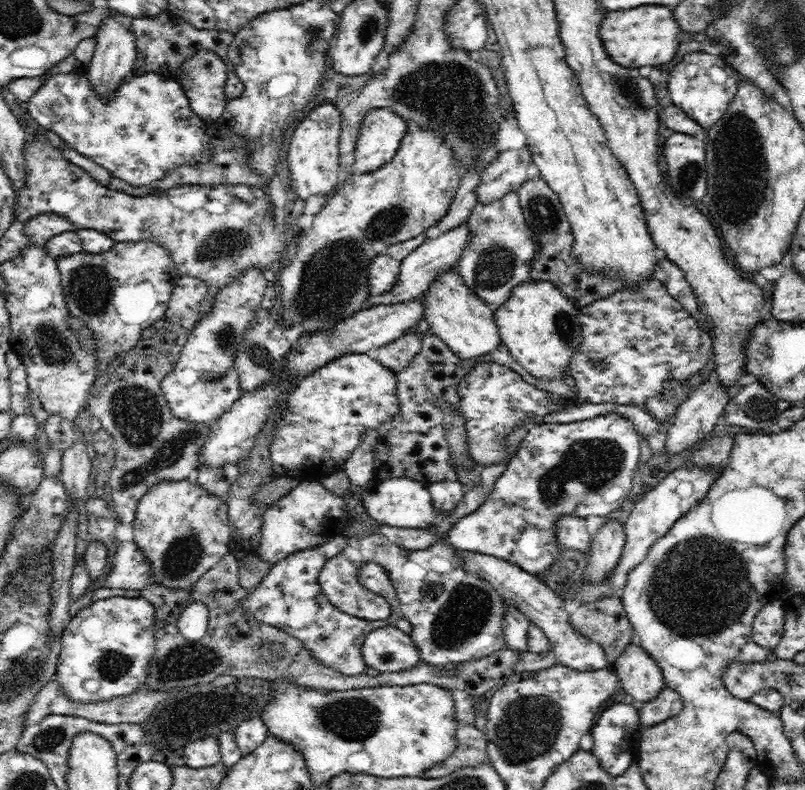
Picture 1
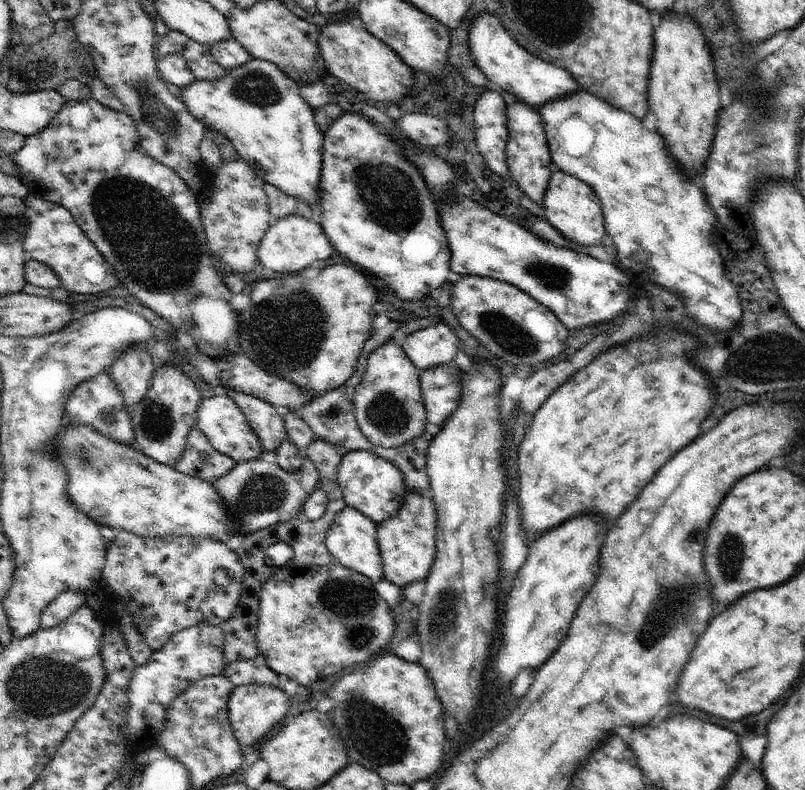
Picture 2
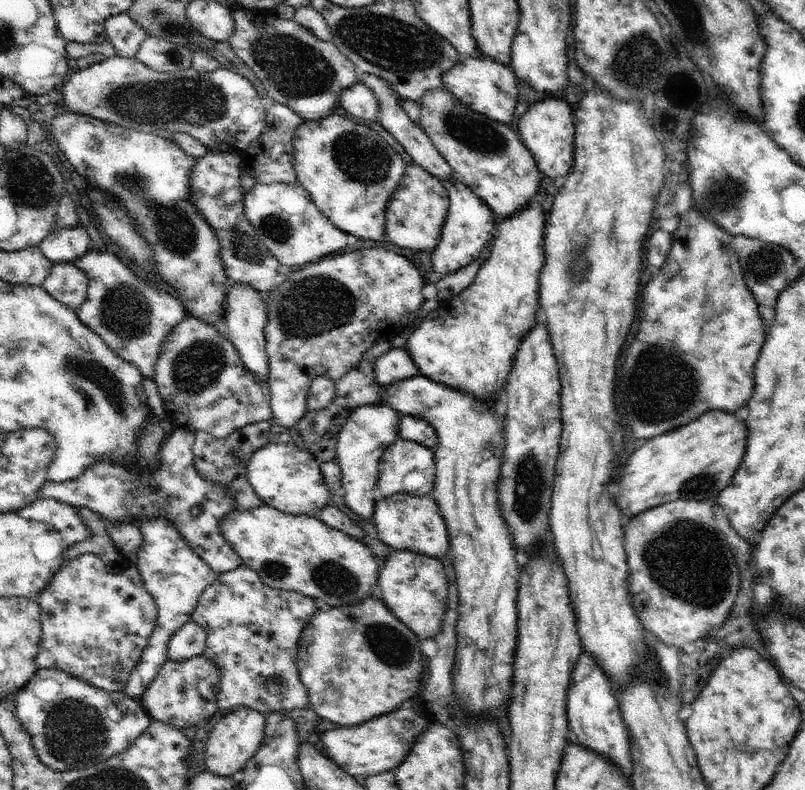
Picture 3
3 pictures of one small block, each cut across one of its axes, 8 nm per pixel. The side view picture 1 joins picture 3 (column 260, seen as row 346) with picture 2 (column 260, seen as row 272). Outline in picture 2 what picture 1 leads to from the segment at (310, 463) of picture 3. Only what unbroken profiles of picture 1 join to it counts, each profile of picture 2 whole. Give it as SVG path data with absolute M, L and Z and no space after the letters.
M228 396L205 398L200 403L197 412L198 427L209 443L223 455L234 459L235 463L245 463L254 459L260 459L263 446L258 435L252 430L246 415L240 410L240 407Z

